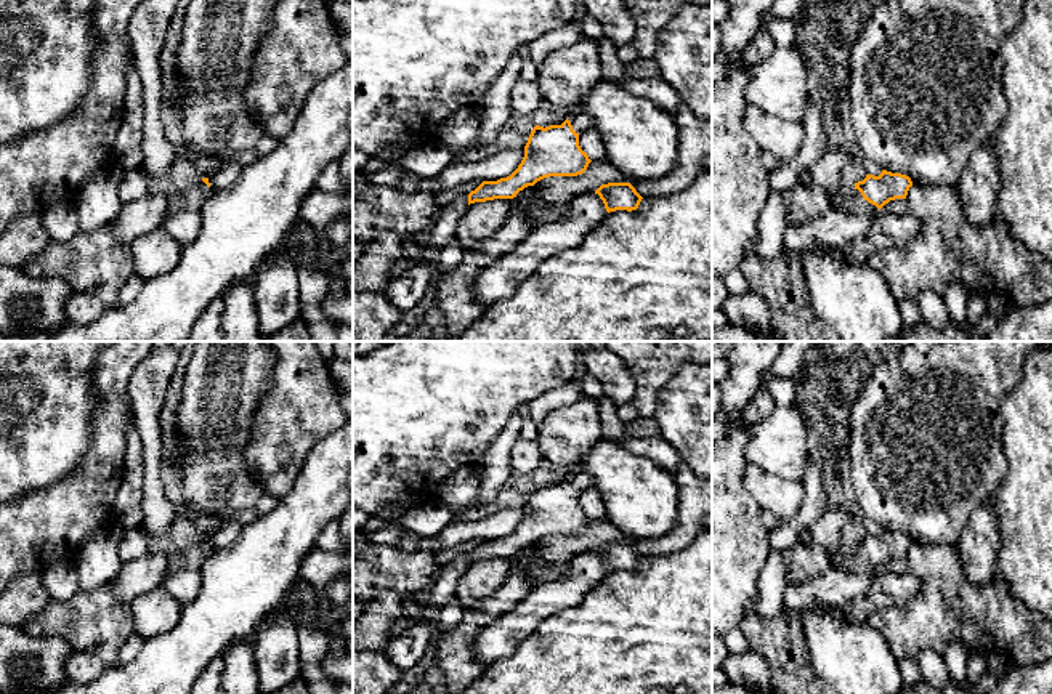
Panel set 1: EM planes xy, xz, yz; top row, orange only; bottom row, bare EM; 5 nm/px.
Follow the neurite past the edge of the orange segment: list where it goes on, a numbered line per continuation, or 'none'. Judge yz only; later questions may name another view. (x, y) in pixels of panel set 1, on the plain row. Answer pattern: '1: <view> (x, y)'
1: yz (861, 564)

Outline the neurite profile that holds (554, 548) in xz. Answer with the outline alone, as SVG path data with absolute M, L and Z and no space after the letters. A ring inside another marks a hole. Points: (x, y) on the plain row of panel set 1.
M592 519L577 535L548 535L534 543L537 558L545 563L568 561L574 555L595 551L601 543L625 542L629 537L608 519Z

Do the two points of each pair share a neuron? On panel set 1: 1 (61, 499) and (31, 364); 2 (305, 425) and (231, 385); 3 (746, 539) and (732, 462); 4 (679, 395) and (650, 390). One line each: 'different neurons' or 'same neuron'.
1: different neurons
2: different neurons
3: same neuron
4: different neurons

